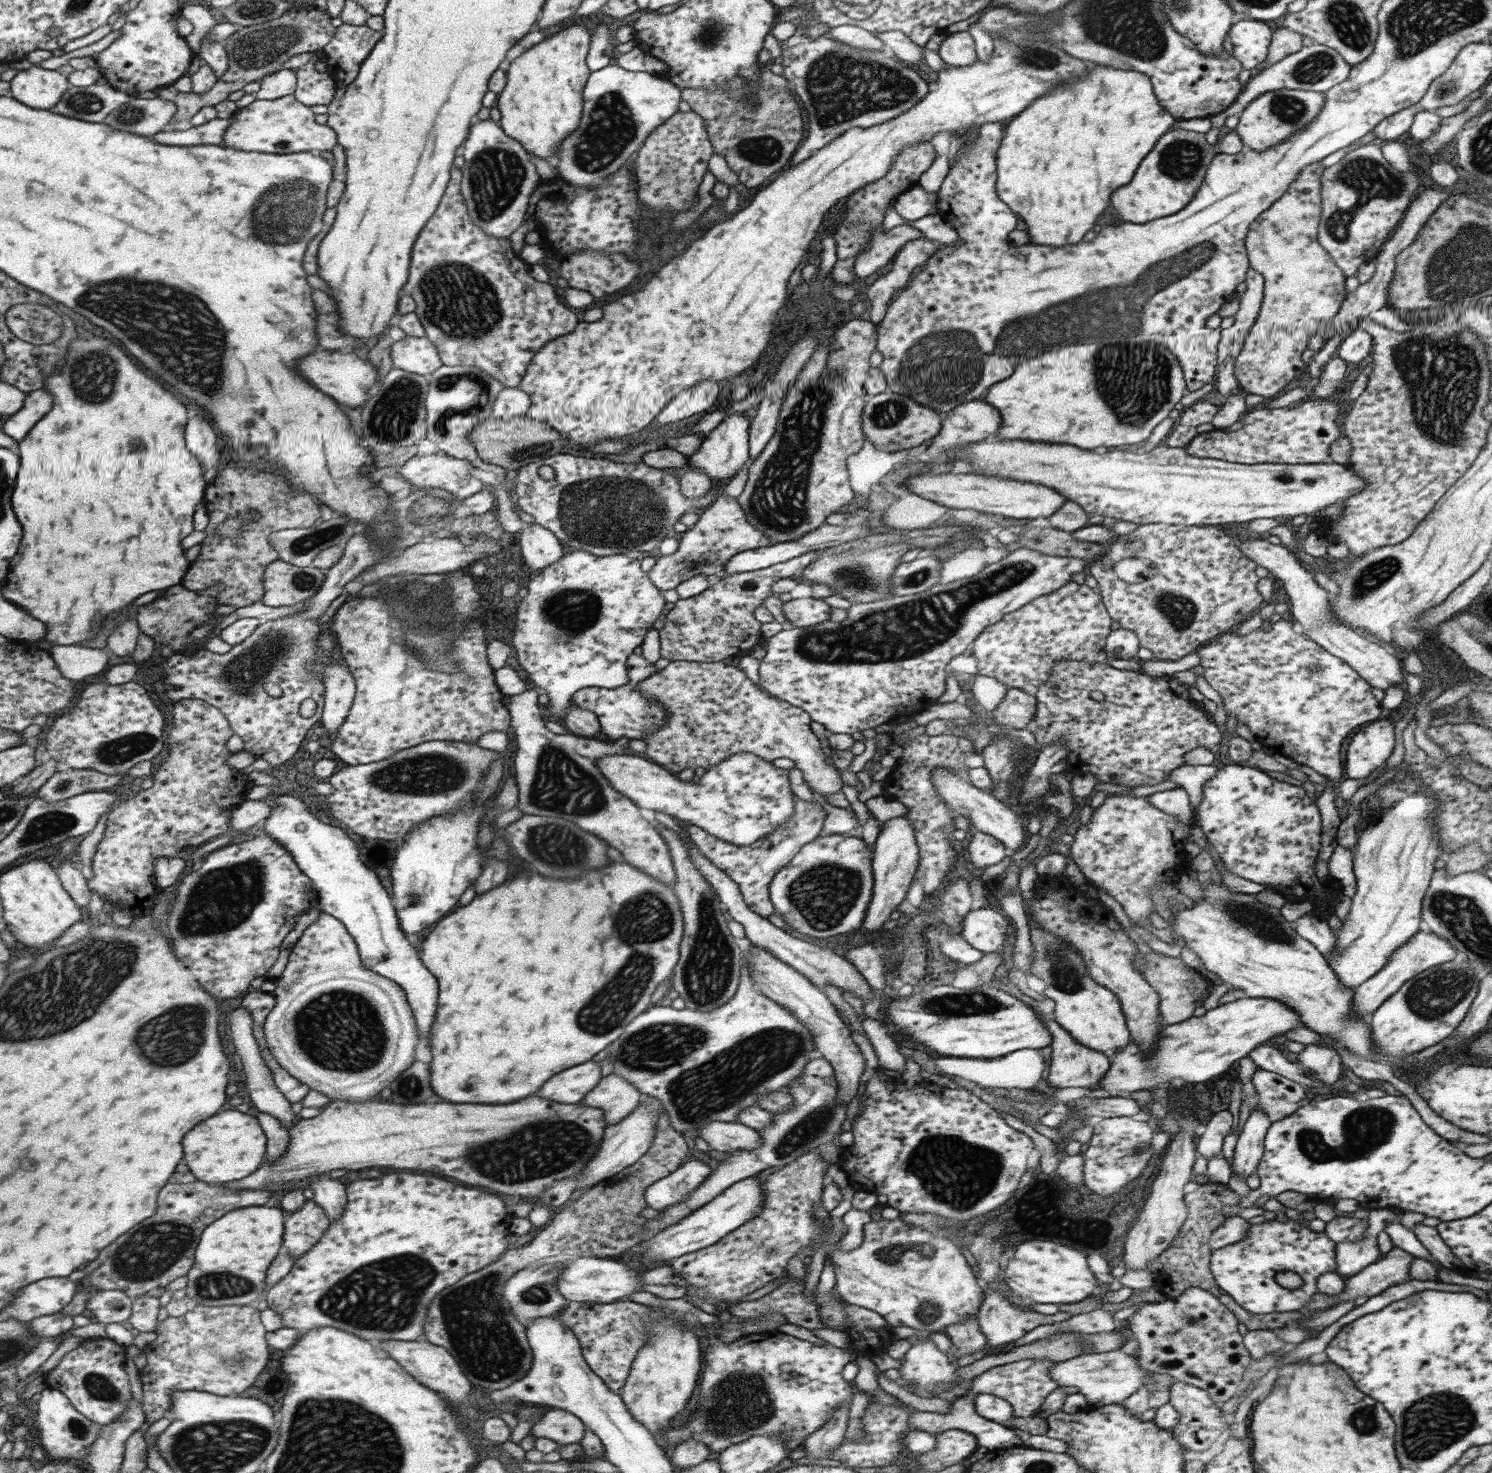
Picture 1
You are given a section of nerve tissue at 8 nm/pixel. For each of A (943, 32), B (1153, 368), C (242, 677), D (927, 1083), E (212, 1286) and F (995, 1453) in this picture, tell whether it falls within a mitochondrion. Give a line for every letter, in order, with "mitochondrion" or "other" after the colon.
A: other
B: mitochondrion
C: mitochondrion
D: other
E: mitochondrion
F: other

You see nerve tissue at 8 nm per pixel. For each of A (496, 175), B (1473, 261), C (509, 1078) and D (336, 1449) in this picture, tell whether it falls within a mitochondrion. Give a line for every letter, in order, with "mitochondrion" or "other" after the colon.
A: mitochondrion
B: mitochondrion
C: mitochondrion
D: mitochondrion

